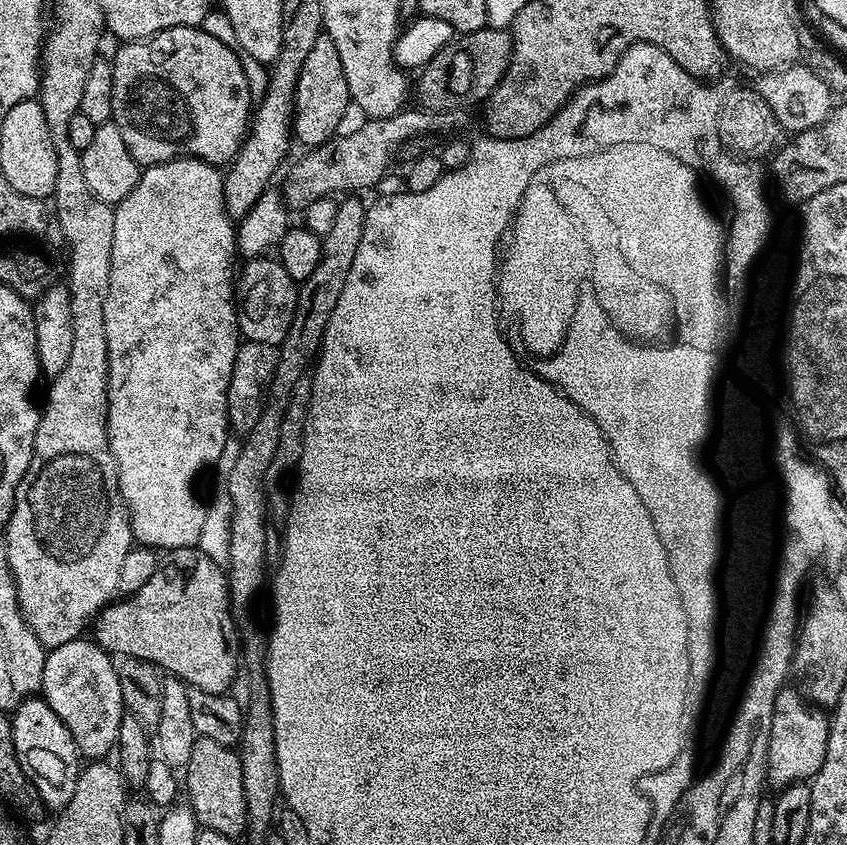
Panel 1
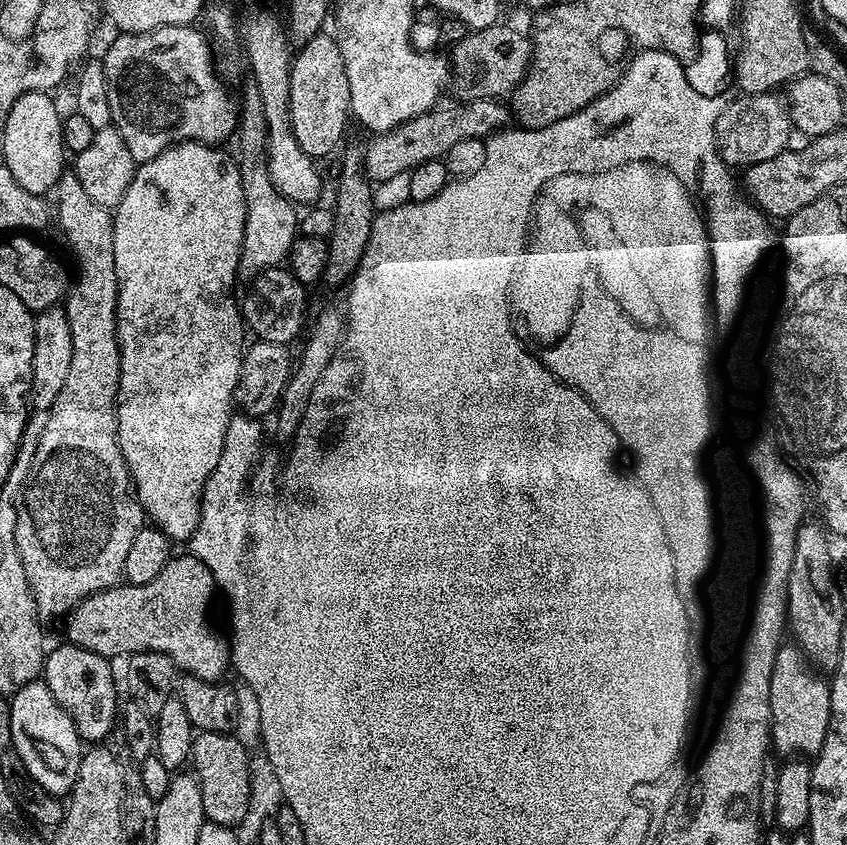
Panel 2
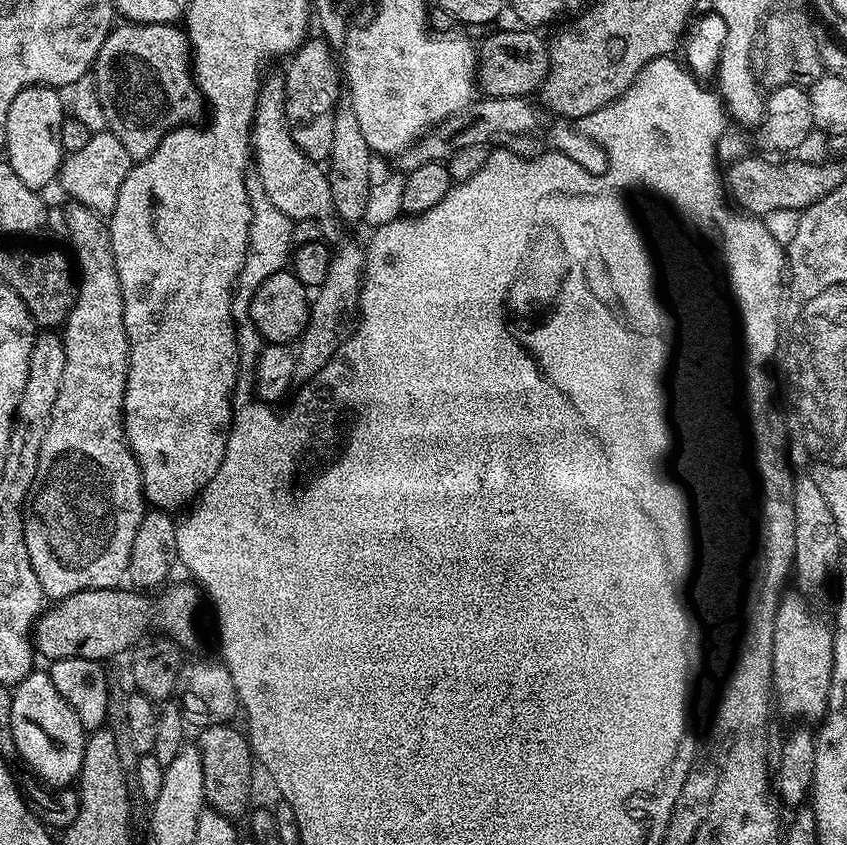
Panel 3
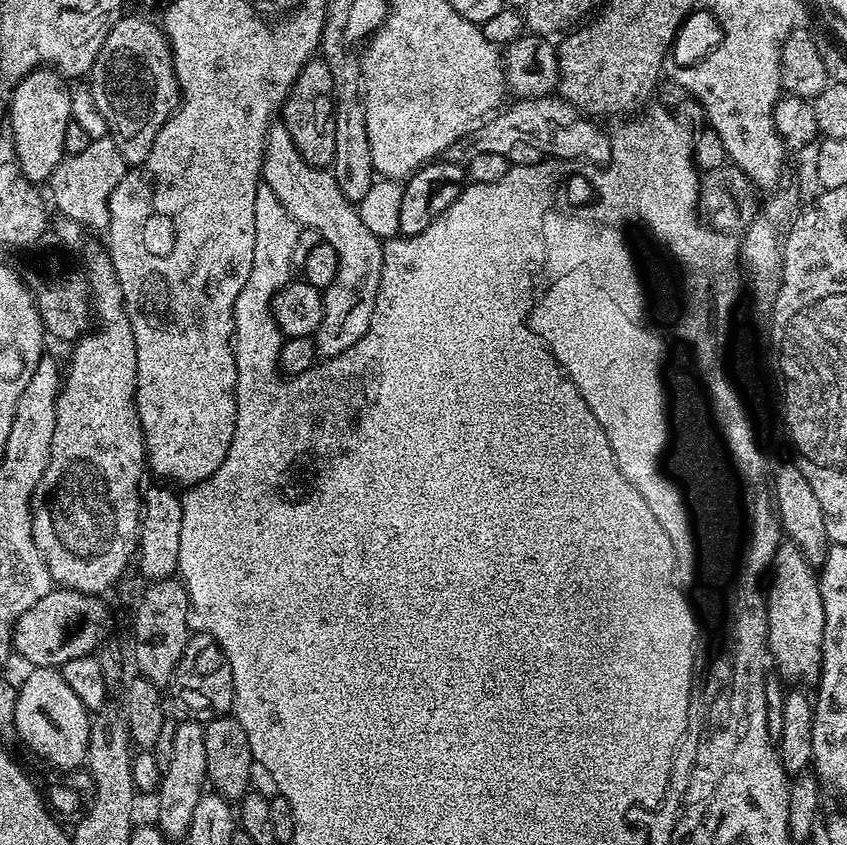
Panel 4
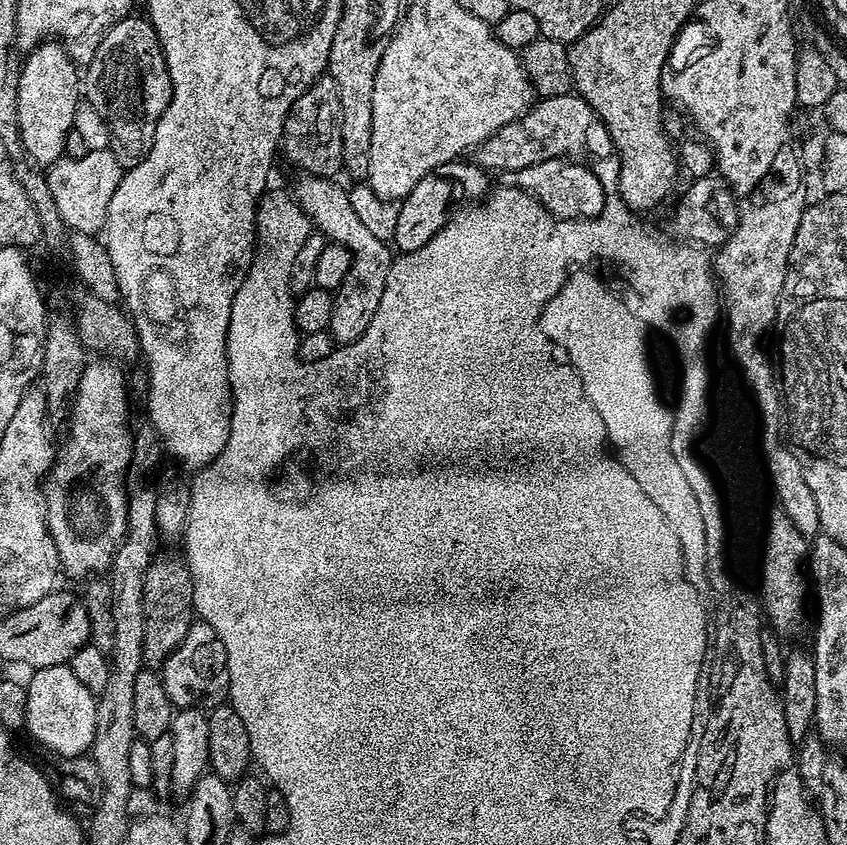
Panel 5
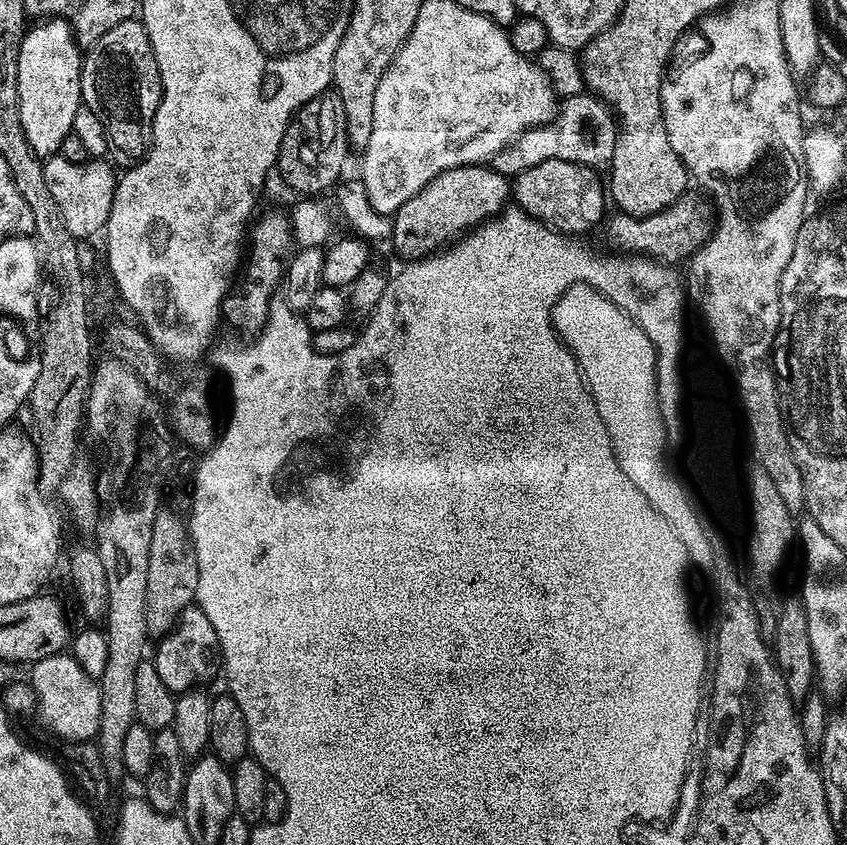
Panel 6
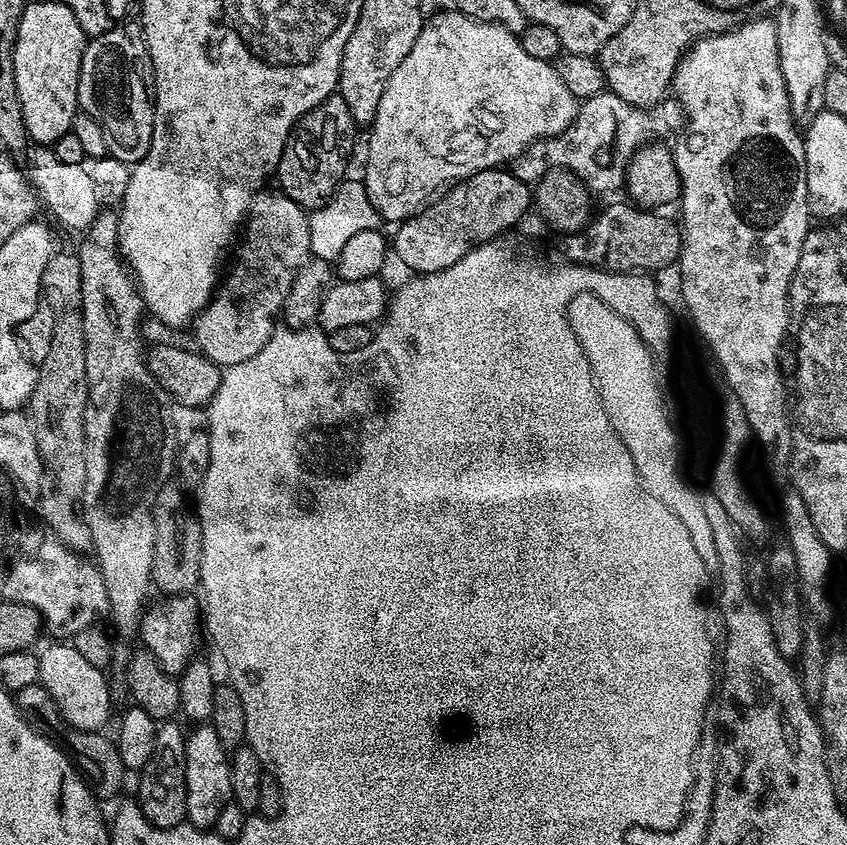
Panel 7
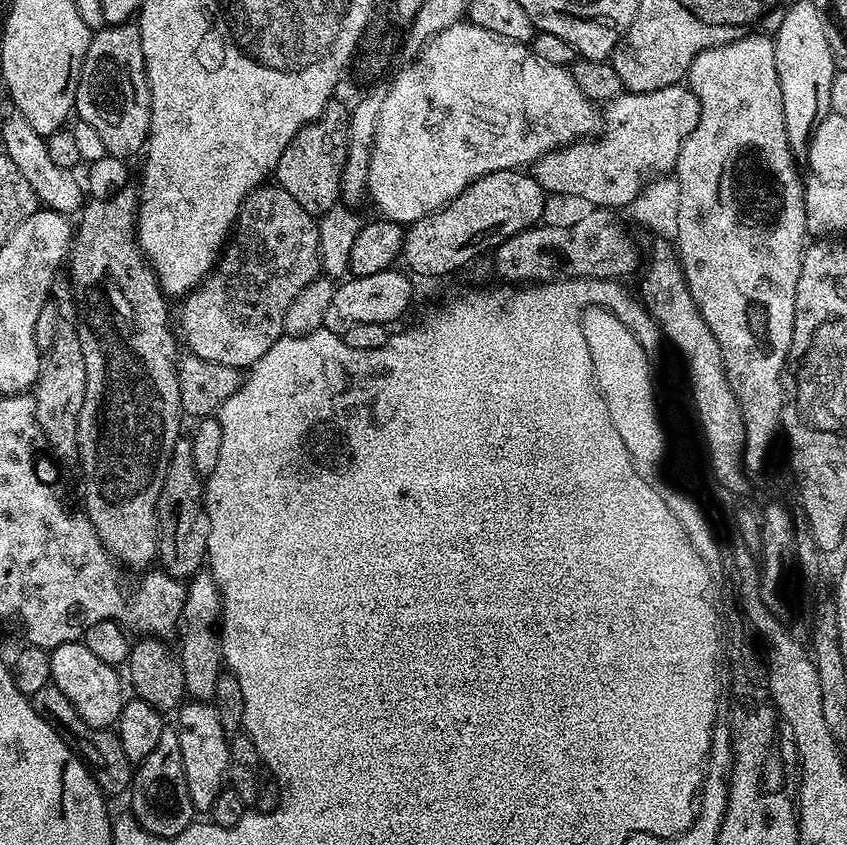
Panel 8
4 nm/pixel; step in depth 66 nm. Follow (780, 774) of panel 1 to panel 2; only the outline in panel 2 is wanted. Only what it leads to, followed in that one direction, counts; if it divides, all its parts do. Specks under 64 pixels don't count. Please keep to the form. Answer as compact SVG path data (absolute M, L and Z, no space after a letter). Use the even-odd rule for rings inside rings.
M777 647L772 658L770 698L768 699L770 744L781 757L812 758L819 753L822 742L826 738L830 716L829 685L825 681L823 684L812 673L813 665L799 648L784 647Z

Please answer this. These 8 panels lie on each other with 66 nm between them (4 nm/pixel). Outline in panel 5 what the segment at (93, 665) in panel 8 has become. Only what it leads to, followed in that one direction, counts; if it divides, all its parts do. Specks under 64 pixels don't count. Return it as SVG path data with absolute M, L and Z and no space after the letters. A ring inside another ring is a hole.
M68 664L37 668L26 680L28 697L24 728L44 748L57 752L60 758L82 756L91 749L96 725L96 696L78 682Z

